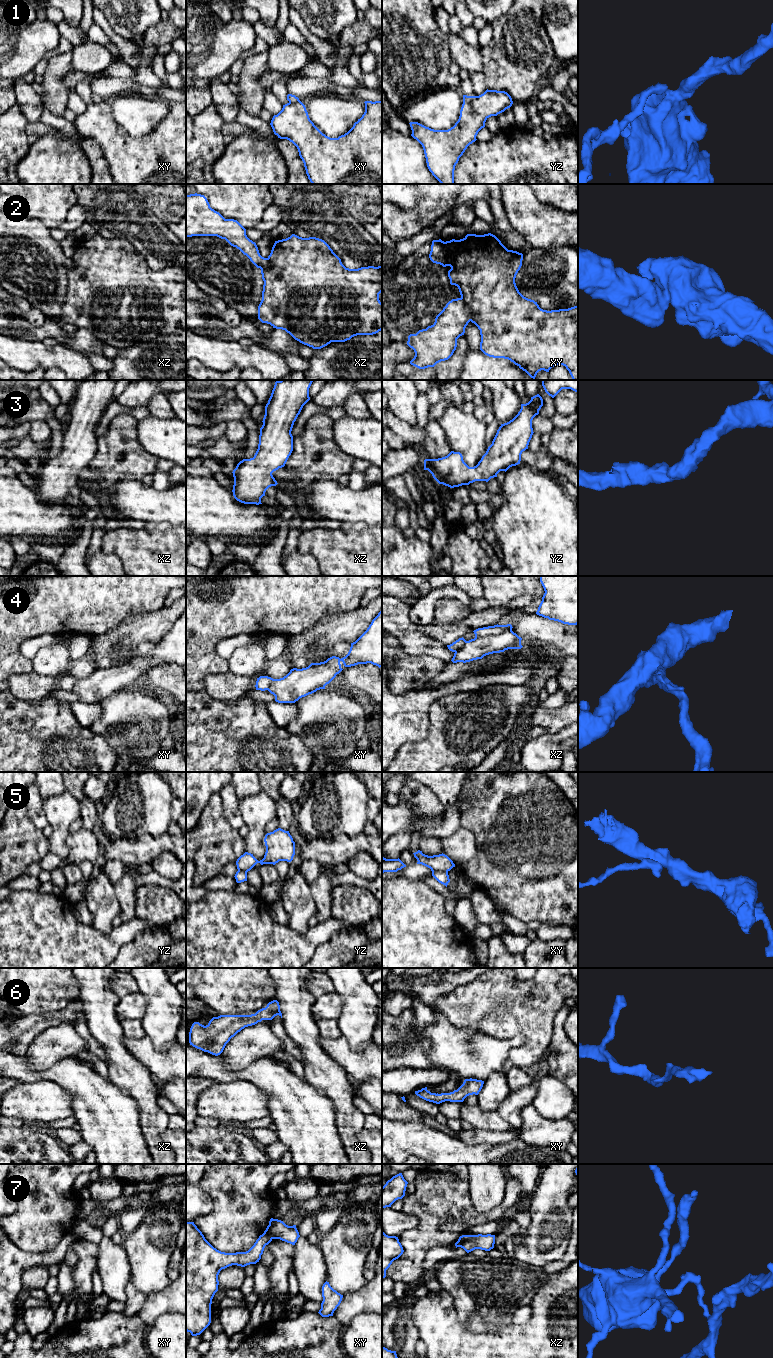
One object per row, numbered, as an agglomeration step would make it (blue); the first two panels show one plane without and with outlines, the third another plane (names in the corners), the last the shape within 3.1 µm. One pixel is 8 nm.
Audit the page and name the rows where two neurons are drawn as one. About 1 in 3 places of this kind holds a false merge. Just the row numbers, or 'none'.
1, 2, 5, 7

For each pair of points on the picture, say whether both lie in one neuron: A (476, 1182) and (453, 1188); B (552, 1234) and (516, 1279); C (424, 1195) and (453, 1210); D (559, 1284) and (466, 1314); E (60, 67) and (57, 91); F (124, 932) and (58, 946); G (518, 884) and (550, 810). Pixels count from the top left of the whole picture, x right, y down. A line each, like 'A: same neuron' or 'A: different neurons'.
A: different neurons
B: different neurons
C: same neuron
D: different neurons
E: same neuron
F: same neuron
G: same neuron

